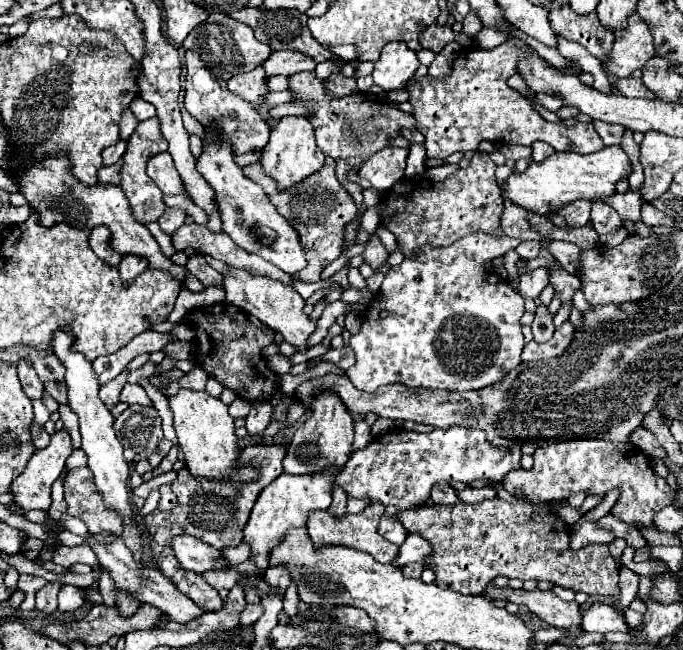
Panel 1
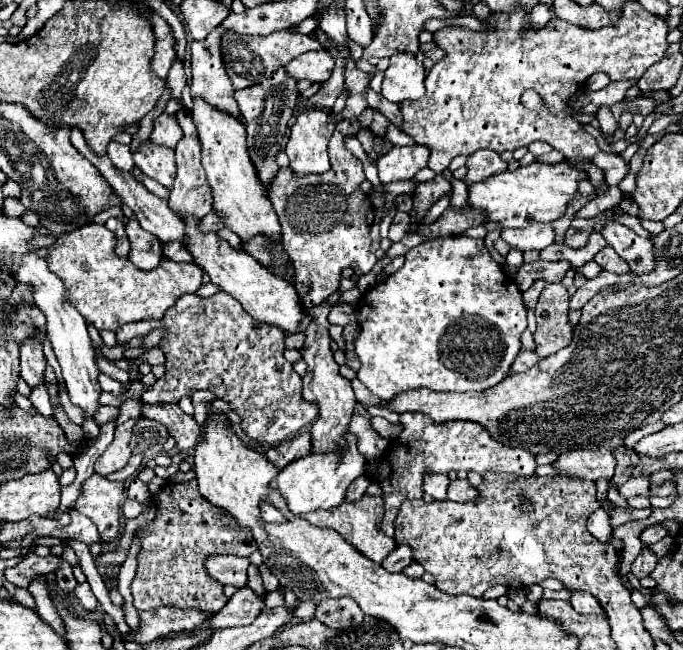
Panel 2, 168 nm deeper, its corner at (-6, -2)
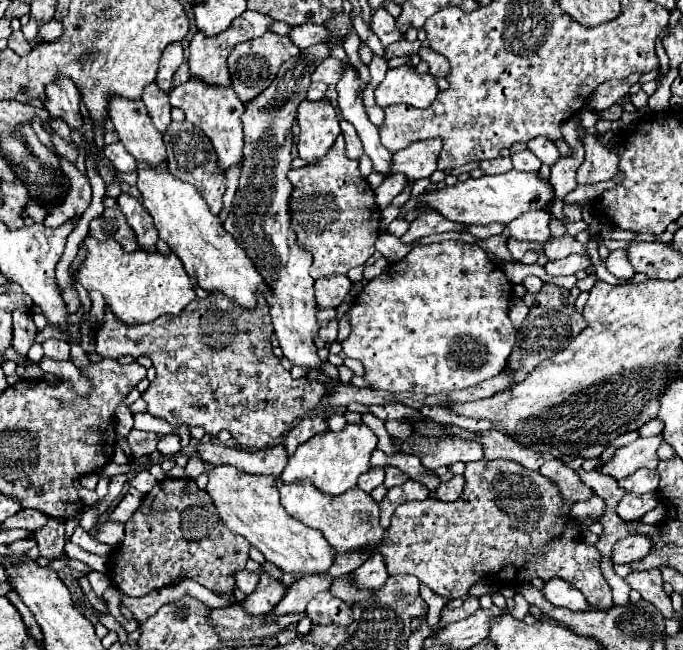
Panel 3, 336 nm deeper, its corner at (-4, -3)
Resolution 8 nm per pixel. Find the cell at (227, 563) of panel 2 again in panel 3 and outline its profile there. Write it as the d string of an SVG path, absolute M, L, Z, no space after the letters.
M242 569L242 571L234 571L232 577L234 577L234 581L236 581L236 587L242 589L244 593L252 591L252 589L256 587L256 583L258 583L258 577L256 577L254 573L248 573L246 569Z

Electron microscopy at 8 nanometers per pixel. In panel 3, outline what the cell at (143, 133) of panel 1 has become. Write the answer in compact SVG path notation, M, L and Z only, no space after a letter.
M152 83L152 85L148 85L144 89L142 101L148 107L150 119L156 125L156 129L160 133L164 133L168 129L168 123L172 123L170 121L170 109L172 109L172 105L168 103L168 95L164 91L160 91L160 87L156 83Z

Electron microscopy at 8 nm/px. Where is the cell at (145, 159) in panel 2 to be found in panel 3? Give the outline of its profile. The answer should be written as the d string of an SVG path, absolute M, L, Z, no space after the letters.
M112 99L108 113L116 127L120 143L130 155L142 163L148 163L150 167L166 163L166 145L162 141L162 133L152 125L142 101Z

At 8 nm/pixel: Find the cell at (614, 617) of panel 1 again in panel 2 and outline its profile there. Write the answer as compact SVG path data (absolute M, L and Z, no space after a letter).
M570 590L570 606L578 614L604 614L604 610L600 608L600 602L592 594L586 594L586 592Z

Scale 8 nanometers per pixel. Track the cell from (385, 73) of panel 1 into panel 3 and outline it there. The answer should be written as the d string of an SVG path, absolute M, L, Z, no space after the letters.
M410 65L388 69L384 81L376 87L376 103L388 107L406 103L414 107L430 107L438 93L438 85L430 73L418 73Z

